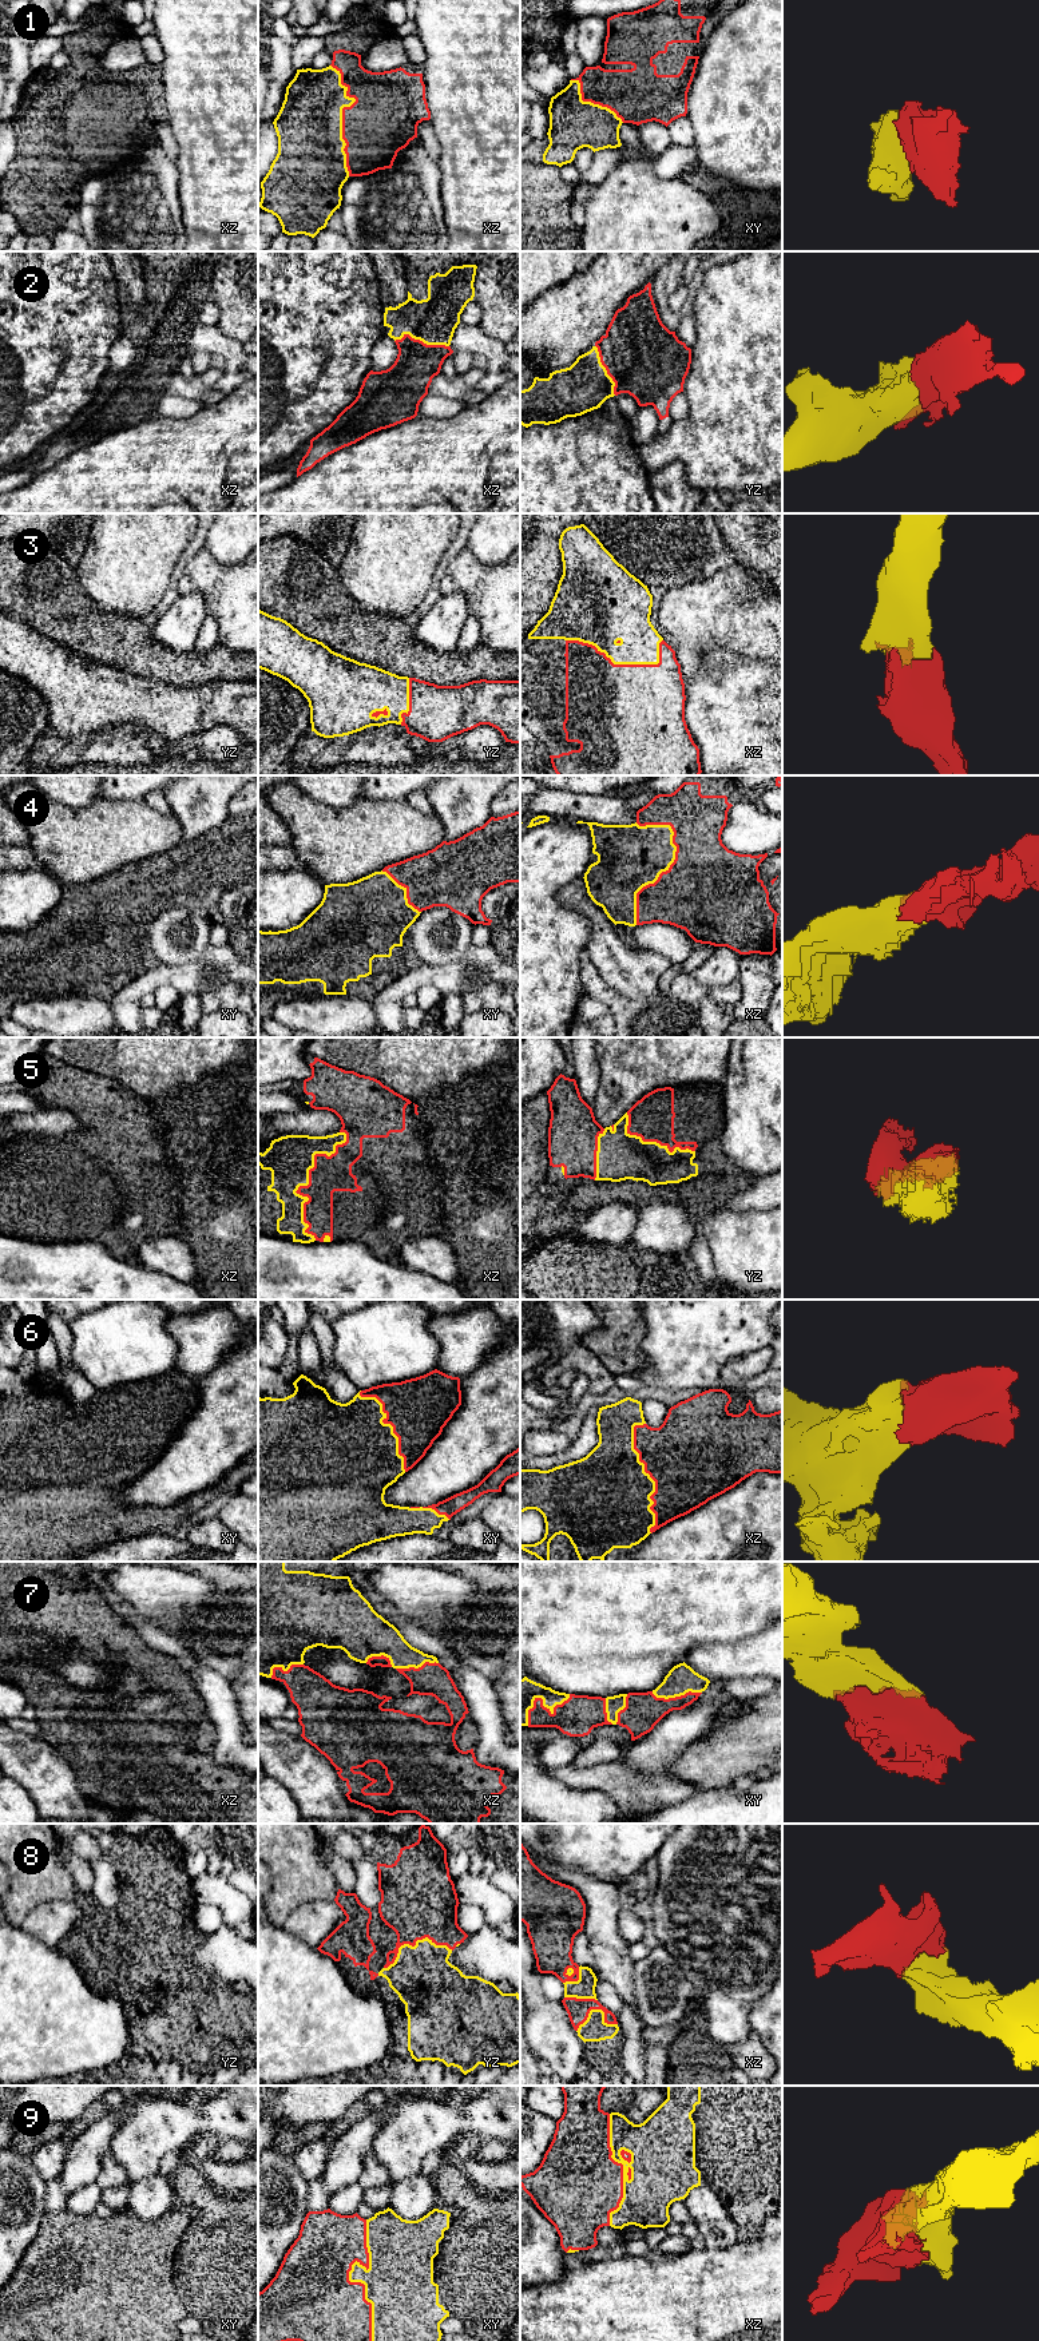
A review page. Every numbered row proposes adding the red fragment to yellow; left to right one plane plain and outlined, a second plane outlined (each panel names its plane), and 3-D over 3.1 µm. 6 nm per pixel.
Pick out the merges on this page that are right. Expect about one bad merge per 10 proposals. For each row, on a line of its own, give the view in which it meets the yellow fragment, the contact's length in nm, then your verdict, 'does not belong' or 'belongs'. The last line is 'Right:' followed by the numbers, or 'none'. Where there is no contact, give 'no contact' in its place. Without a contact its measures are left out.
1: meets yellow in xz; contact 700 nm long; belongs
2: meets yellow in xz; contact 340 nm long; belongs
3: meets yellow in xz; contact 600 nm long; belongs
4: meets yellow in xz; contact 650 nm long; belongs
5: meets yellow in xz; contact 700 nm long; belongs
6: meets yellow in xz; contact 650 nm long; belongs
7: meets yellow in xy; contact 320 nm long; belongs
8: meets yellow in yz; contact 440 nm long; belongs
9: meets yellow in xy; contact 750 nm long; belongs
Right: 1, 2, 3, 4, 5, 6, 7, 8, 9

